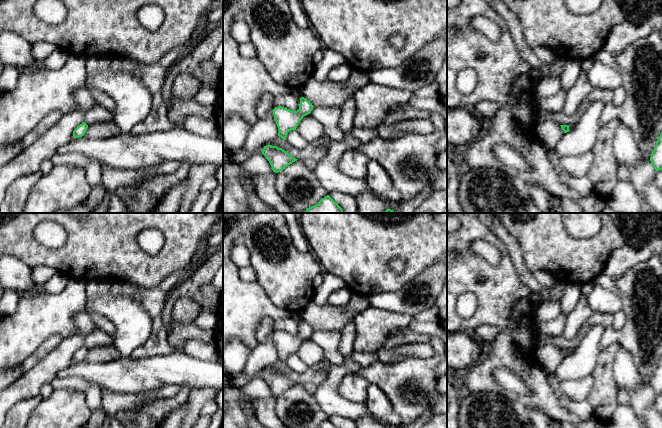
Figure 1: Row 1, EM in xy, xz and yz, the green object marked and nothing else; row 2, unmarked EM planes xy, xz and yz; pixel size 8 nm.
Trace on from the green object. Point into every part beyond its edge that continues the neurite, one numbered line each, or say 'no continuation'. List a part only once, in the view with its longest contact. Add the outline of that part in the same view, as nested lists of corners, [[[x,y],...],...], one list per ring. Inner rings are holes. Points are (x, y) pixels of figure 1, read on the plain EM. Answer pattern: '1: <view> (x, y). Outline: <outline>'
no continuation

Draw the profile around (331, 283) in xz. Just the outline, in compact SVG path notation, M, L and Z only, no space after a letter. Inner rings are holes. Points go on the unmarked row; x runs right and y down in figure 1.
M323 270L322 275L323 283L315 289L313 302L319 306L326 306L330 294L336 290L347 288L347 285L343 279L328 271Z

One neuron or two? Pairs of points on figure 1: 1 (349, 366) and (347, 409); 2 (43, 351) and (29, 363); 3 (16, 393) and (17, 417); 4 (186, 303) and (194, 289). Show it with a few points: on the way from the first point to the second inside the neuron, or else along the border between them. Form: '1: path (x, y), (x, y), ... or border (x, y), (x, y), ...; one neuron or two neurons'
1: path (338, 375), (333, 380), (333, 395), (336, 398); one neuron
2: path (40, 353), (32, 360); one neuron
3: border (38, 395), (24, 398), (10, 409); two neurons
4: border (200, 308), (192, 298), (180, 296), (171, 312); two neurons

